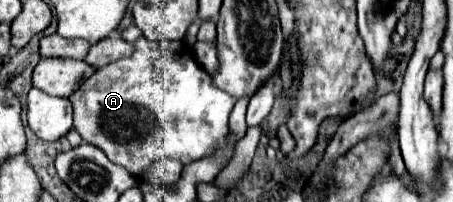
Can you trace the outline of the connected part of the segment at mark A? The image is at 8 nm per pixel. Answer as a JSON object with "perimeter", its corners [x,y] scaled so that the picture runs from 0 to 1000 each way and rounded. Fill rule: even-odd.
{"perimeter":[[[305,188],[296,208],[291,277],[216,337],[199,396],[185,396],[185,416],[155,475],[155,505],[172,663],[190,703],[230,743],[238,792],[274,822],[291,871],[313,881],[318,832],[349,782],[393,782],[402,812],[415,812],[490,723],[503,663],[503,574],[521,495],[503,455],[468,426],[464,366],[433,307],[424,238],[406,208],[331,208],[322,188]]]}

